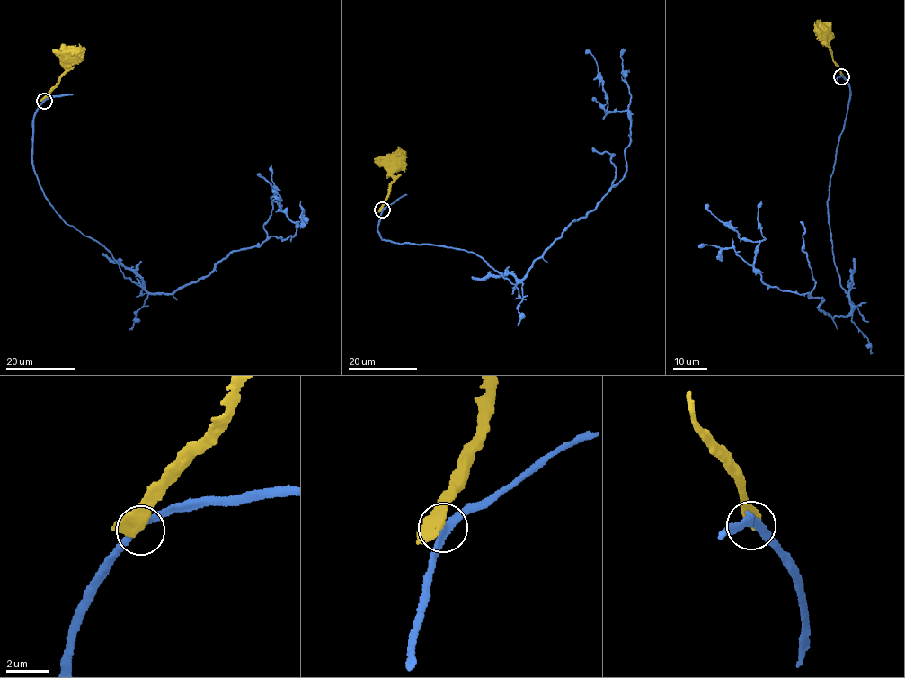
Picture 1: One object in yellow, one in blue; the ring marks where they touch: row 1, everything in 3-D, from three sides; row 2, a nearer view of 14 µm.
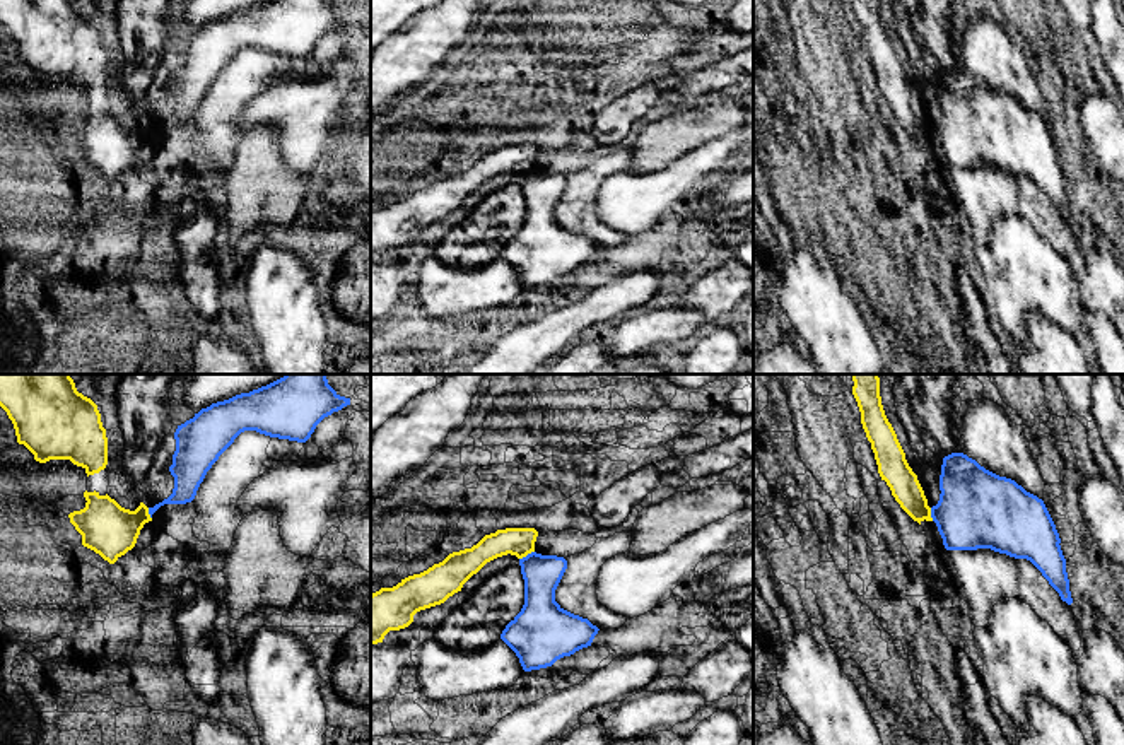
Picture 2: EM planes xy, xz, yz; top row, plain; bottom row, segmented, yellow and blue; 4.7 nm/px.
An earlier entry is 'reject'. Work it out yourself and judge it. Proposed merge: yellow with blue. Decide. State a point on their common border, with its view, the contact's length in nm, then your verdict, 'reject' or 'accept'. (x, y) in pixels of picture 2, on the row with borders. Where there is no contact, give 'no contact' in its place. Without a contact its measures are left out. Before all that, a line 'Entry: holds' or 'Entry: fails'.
Entry: holds
xz (526, 554) | 80 nm | reject

